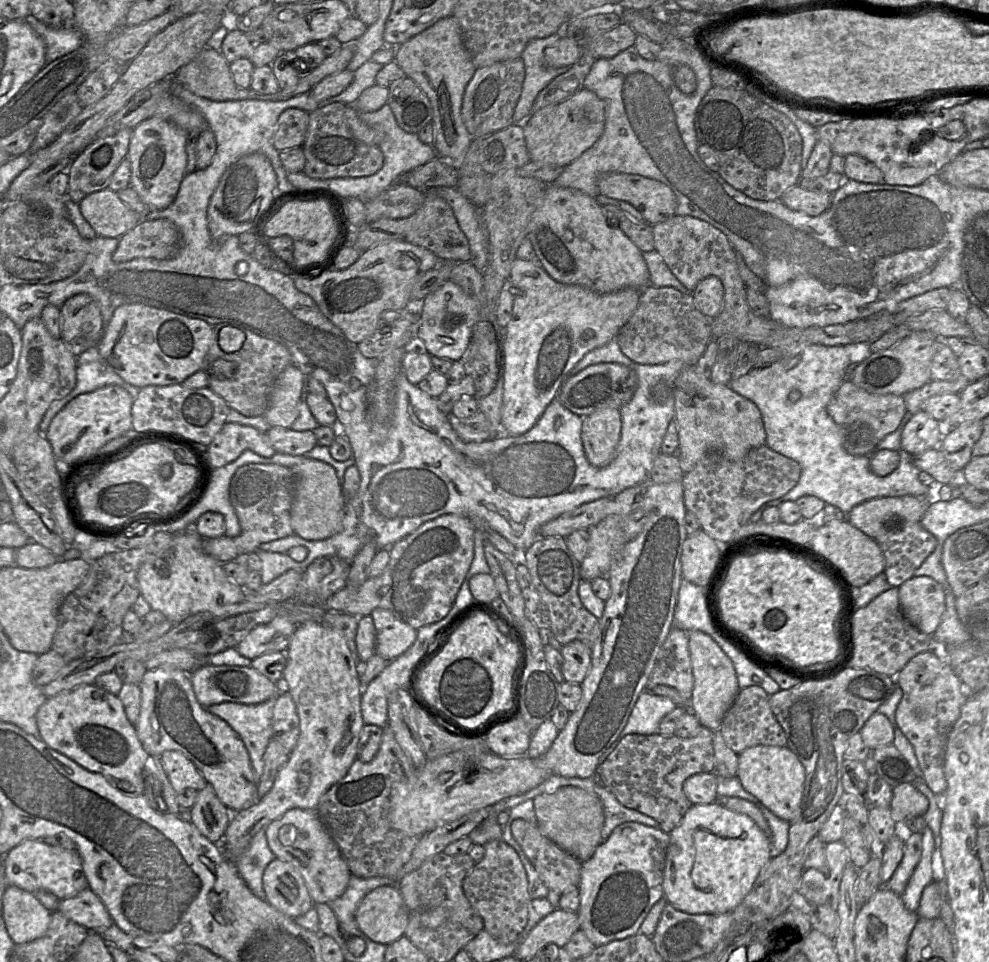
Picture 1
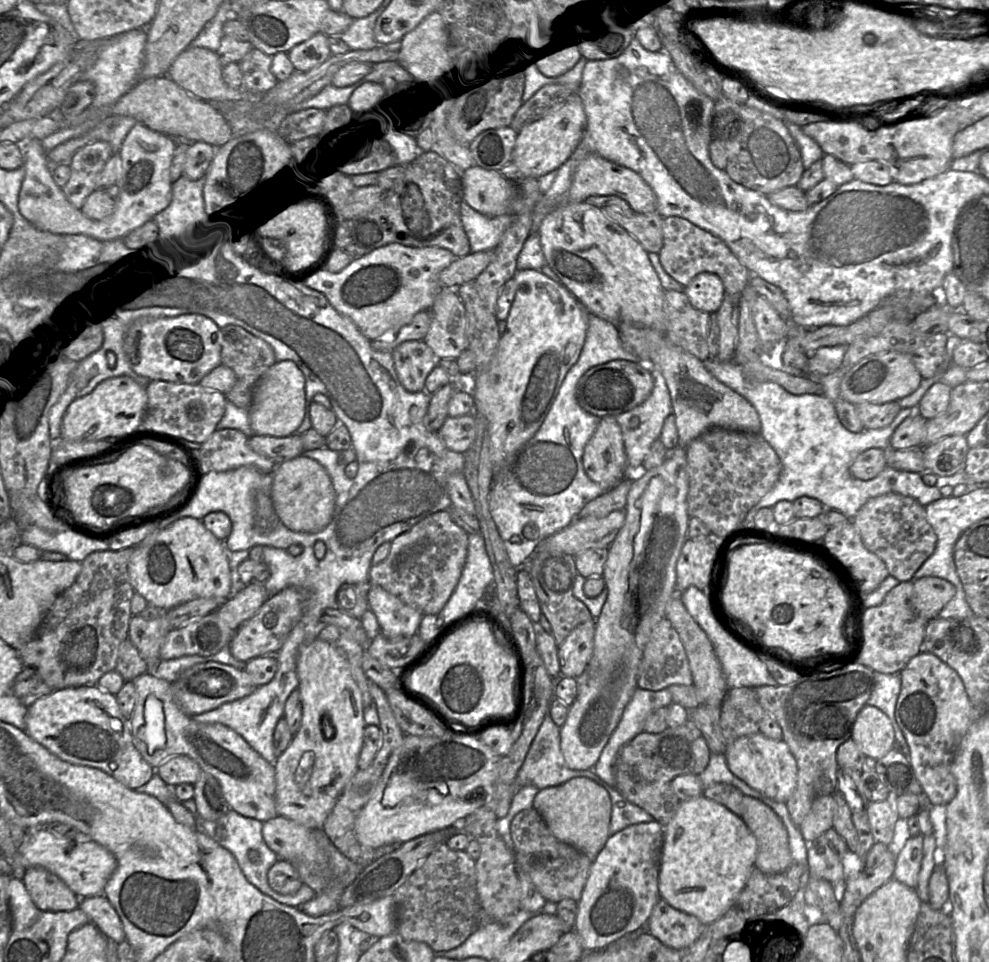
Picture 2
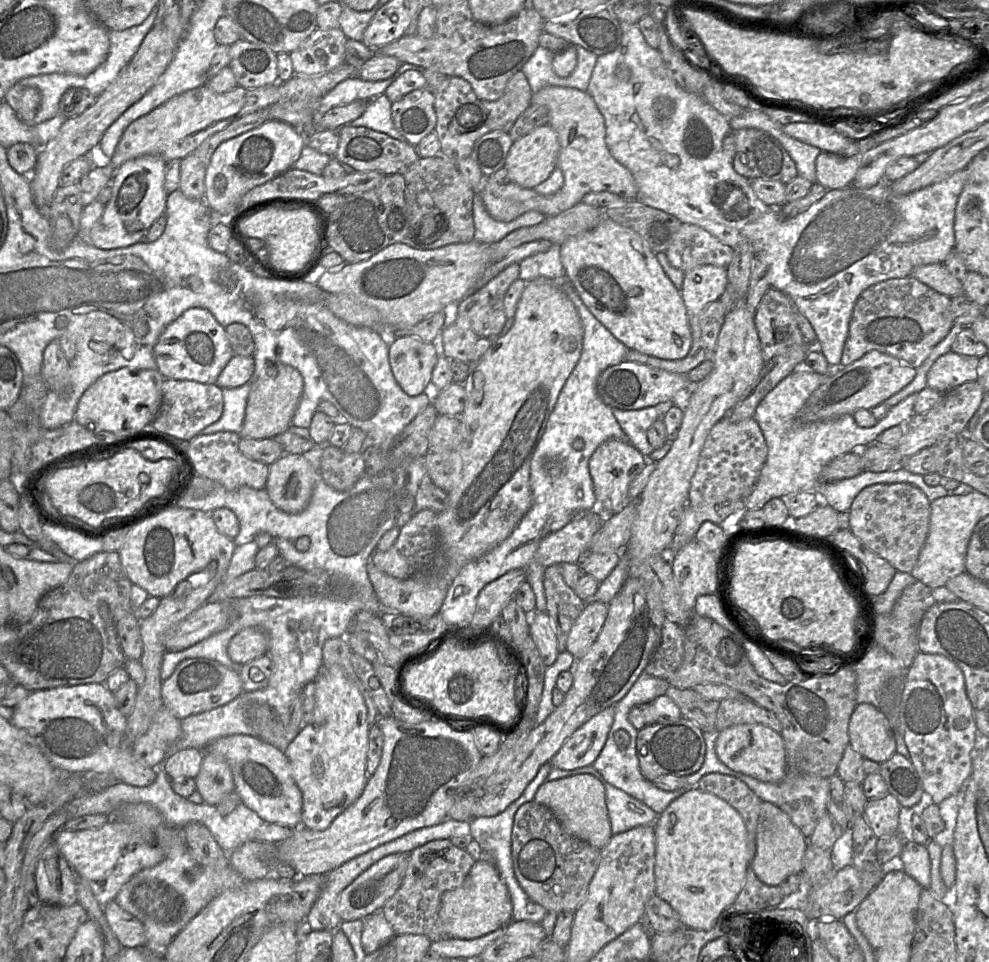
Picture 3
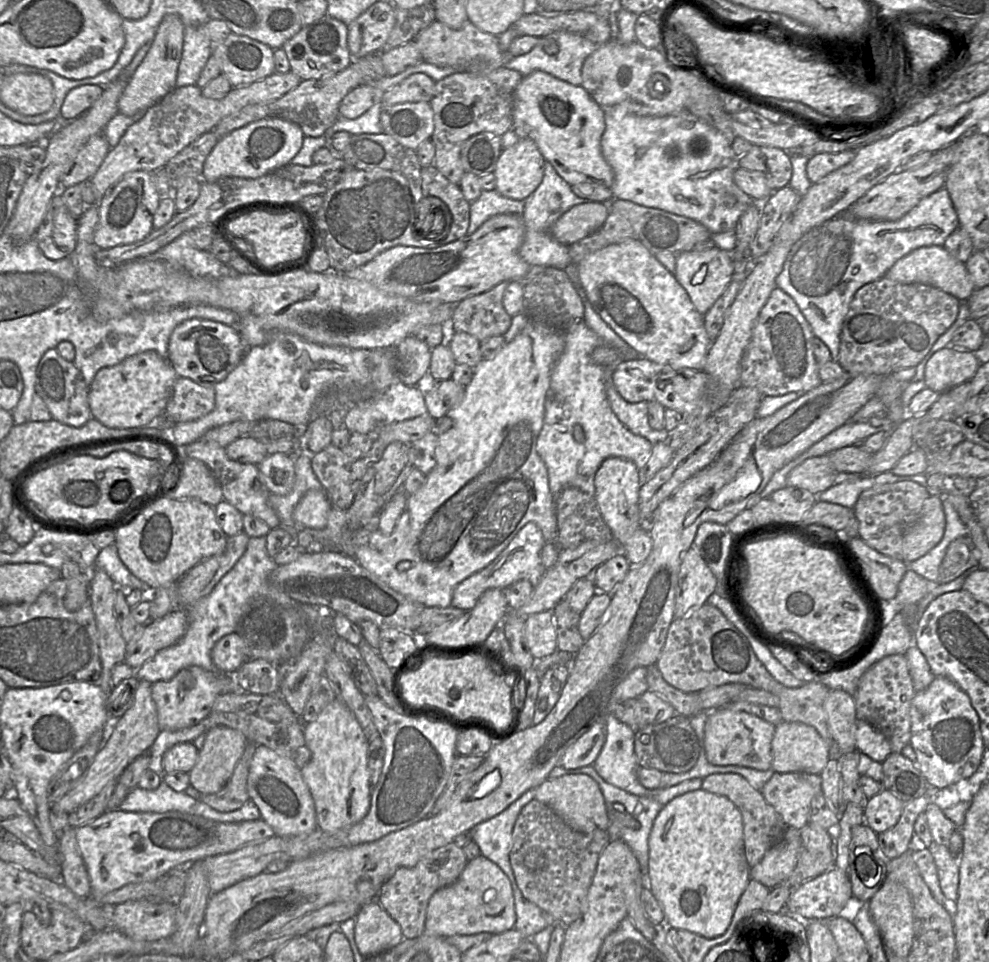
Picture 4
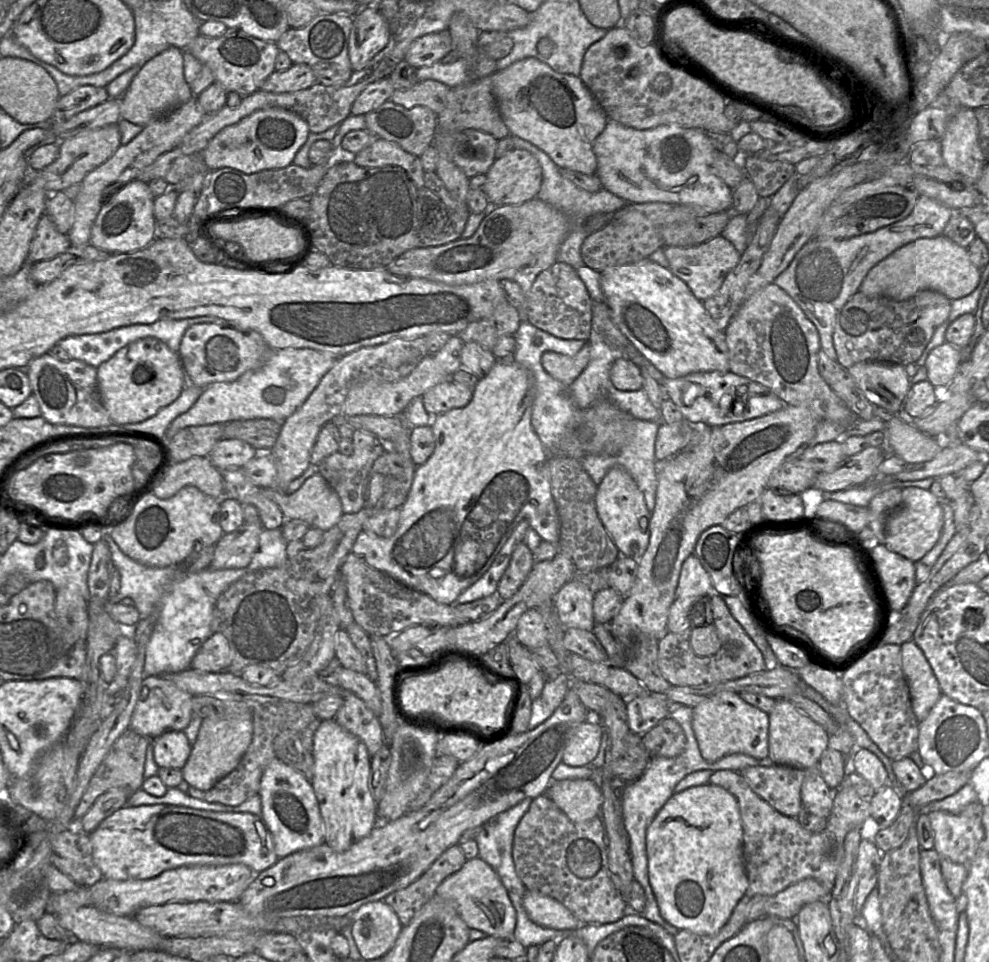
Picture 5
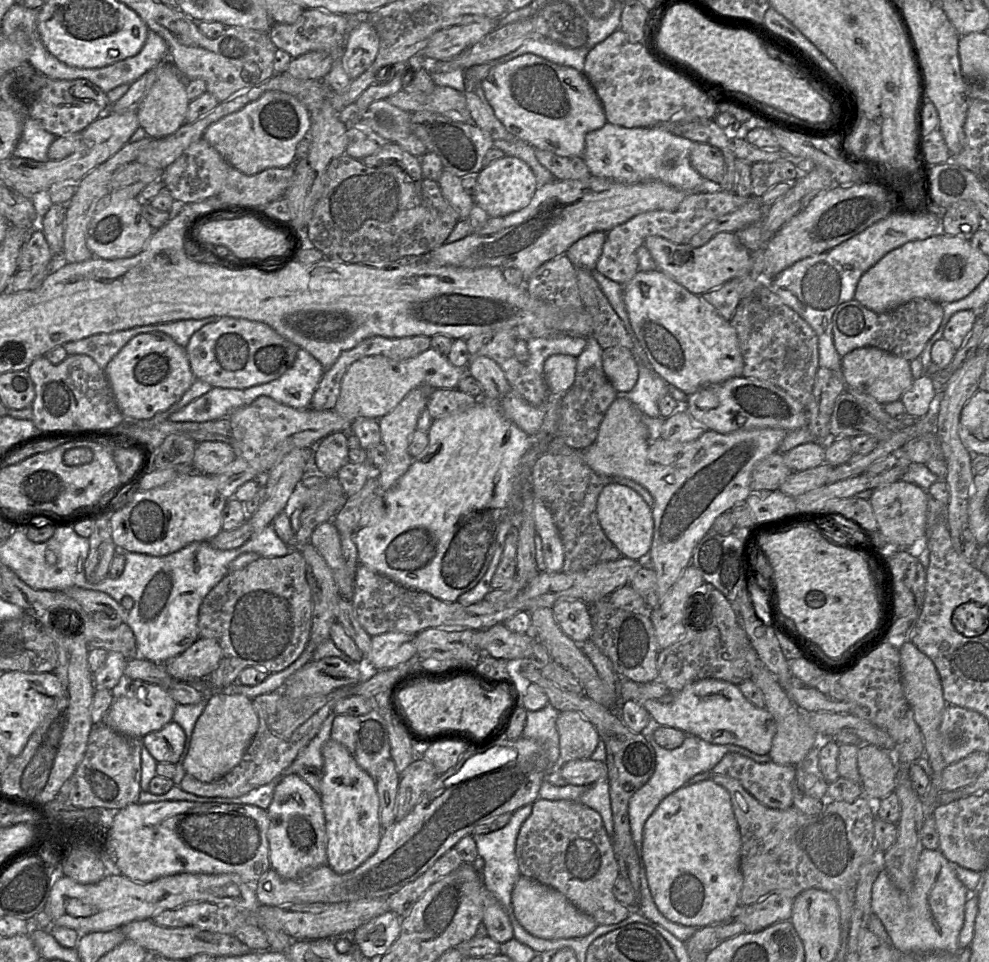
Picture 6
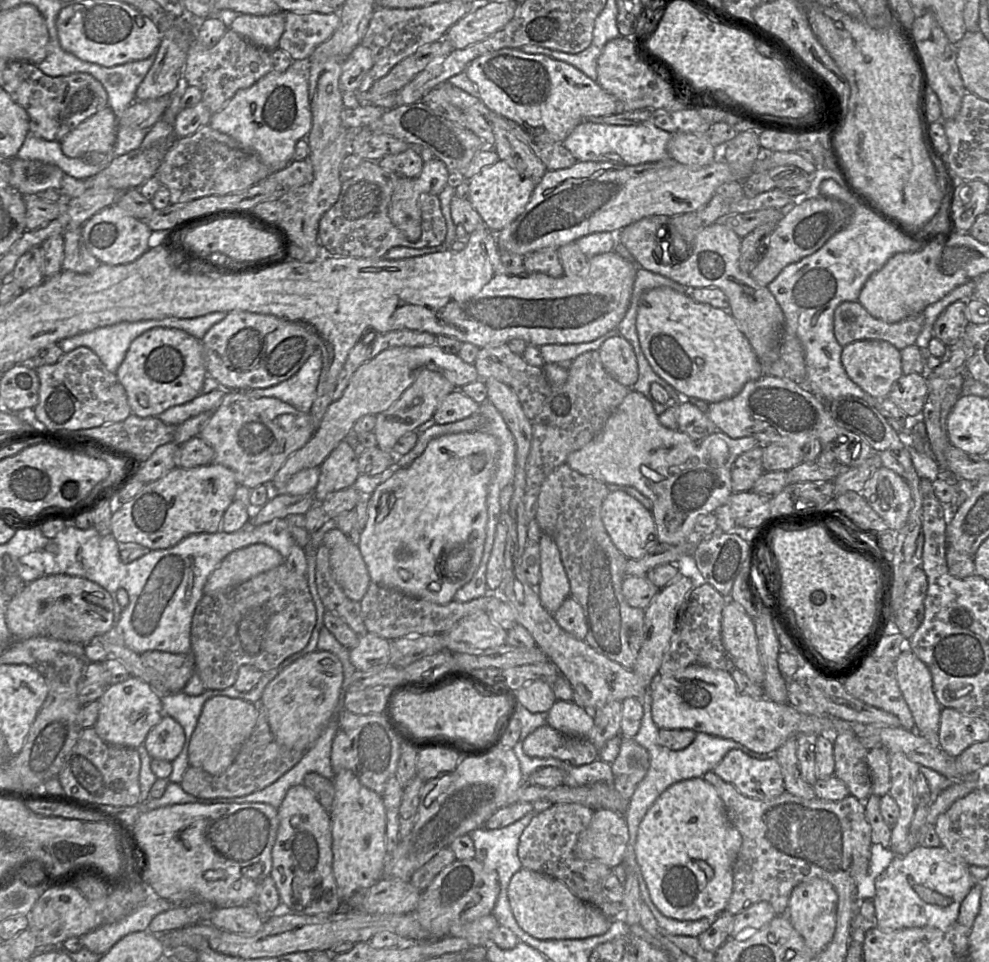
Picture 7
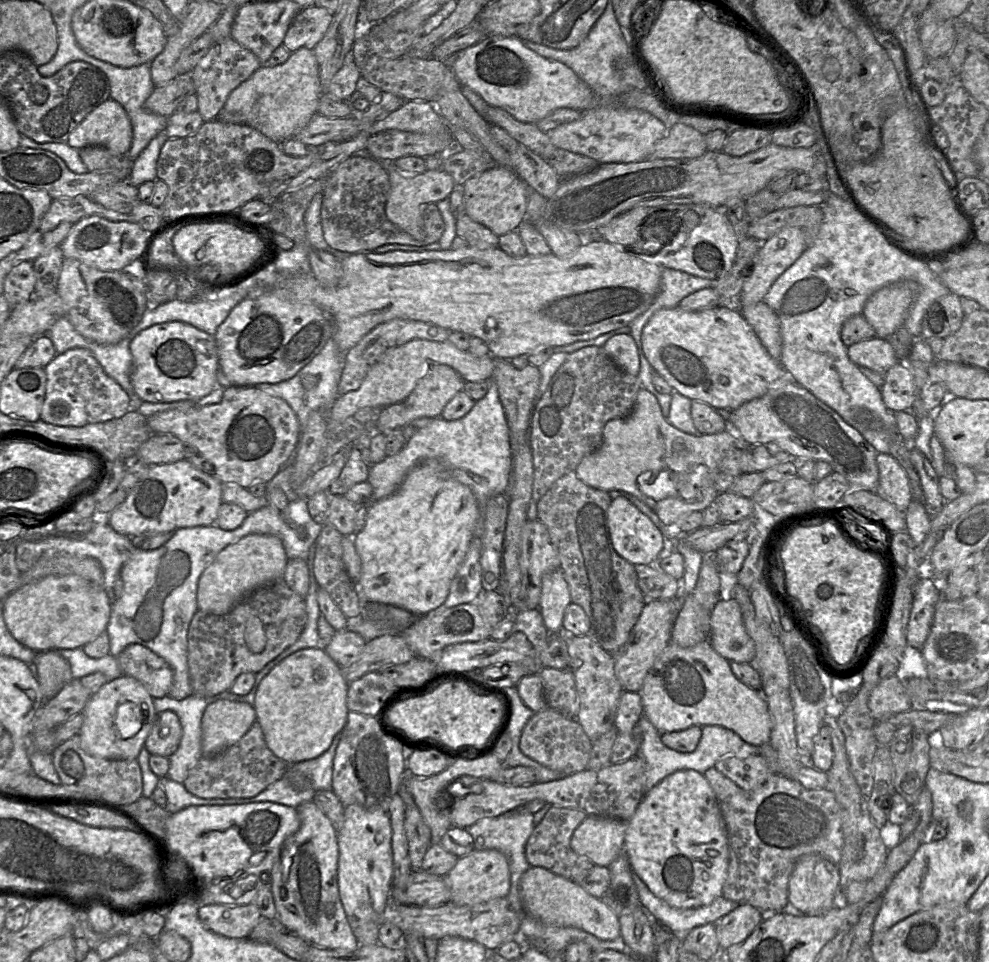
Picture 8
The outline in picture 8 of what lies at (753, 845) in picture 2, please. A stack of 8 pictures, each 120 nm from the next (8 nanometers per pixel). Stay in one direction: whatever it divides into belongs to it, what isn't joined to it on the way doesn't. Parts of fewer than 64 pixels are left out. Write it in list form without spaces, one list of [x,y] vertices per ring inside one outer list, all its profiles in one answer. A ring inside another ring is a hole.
[[[693,769],[678,770],[666,776],[653,788],[651,788],[642,798],[637,806],[632,818],[626,822],[626,832],[624,837],[624,851],[630,862],[630,866],[644,883],[649,887],[651,892],[663,900],[665,903],[676,908],[696,908],[709,905],[723,893],[723,886],[727,878],[729,865],[729,843],[728,833],[724,819],[721,814],[718,800],[710,784],[700,772]]]

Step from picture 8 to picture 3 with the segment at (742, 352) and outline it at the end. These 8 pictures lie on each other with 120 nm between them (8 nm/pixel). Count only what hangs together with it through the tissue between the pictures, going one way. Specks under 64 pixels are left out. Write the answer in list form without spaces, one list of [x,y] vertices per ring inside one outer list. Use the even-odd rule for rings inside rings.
[[[604,216],[593,229],[568,238],[560,245],[566,278],[591,313],[628,349],[665,360],[681,360],[692,347],[692,333],[681,292],[659,264],[643,238],[632,229]]]

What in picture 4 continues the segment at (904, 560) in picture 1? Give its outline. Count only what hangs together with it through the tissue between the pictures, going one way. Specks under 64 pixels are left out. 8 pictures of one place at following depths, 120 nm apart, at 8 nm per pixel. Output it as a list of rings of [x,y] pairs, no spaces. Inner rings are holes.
[[[912,481],[876,485],[863,491],[853,508],[858,520],[858,537],[878,552],[904,561],[904,533],[921,517],[924,502],[930,496],[924,486]]]

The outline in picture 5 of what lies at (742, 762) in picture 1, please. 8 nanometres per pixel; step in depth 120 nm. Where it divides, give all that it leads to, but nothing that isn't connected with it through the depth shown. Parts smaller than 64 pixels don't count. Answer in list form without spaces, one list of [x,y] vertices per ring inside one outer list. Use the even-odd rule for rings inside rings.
[[[722,691],[693,707],[692,728],[702,757],[708,762],[742,753],[764,759],[769,753],[769,714],[745,702],[738,693]]]

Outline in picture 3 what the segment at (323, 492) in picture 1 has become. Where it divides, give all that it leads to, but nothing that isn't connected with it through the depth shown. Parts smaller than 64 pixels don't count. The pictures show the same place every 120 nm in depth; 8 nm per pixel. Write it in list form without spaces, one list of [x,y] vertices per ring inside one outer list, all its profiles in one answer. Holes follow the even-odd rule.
[[[283,454],[269,465],[265,489],[280,510],[296,514],[309,504],[317,472],[302,454]]]

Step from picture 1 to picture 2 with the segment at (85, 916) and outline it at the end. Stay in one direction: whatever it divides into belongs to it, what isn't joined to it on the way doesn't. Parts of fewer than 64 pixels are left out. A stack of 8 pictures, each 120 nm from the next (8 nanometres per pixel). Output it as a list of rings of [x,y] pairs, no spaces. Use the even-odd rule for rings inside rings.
[[[98,895],[83,898],[80,900],[78,908],[84,911],[90,922],[93,923],[107,939],[115,941],[116,943],[121,943],[126,940],[121,919],[105,896]]]

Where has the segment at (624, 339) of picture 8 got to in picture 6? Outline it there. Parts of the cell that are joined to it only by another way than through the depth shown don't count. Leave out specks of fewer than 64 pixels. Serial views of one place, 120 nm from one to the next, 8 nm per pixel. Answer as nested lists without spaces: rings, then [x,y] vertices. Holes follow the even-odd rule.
[[[623,346],[603,349],[603,371],[618,393],[633,389],[638,381],[639,368],[632,351]]]

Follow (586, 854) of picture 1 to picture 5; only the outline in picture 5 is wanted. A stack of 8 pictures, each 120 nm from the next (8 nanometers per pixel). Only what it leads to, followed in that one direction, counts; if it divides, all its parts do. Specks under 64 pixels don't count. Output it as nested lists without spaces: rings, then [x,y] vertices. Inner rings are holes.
[[[564,779],[552,782],[546,794],[574,823],[600,814],[603,795],[591,779]]]

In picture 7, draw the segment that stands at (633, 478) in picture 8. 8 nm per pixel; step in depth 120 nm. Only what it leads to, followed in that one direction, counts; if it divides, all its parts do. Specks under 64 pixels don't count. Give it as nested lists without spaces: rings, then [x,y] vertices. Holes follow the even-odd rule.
[[[630,391],[622,403],[607,419],[601,432],[581,449],[571,453],[566,464],[580,474],[590,476],[605,484],[626,485],[636,488],[653,504],[653,520],[659,543],[677,545],[684,543],[694,533],[699,516],[713,513],[727,503],[733,494],[731,468],[743,453],[763,446],[753,437],[732,439],[717,431],[704,439],[694,440],[679,430],[664,427],[649,399],[642,393]]]

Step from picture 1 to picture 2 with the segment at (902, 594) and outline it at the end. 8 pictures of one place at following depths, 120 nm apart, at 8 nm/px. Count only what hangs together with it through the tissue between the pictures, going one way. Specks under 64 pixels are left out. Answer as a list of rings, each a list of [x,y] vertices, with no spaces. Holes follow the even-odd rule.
[[[922,577],[913,582],[912,606],[920,617],[929,622],[939,616],[955,593],[955,586],[943,578]]]

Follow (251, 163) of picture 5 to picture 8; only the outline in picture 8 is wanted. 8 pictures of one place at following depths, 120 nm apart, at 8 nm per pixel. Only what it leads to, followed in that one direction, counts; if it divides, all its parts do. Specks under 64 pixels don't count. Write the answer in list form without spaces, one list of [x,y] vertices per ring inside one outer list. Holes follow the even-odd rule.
[[[300,48],[290,54],[282,64],[276,66],[262,65],[246,81],[242,82],[228,96],[219,115],[219,119],[229,123],[239,123],[252,127],[272,141],[283,144],[292,139],[317,114],[322,86],[319,79],[319,66],[314,55],[314,49]]]

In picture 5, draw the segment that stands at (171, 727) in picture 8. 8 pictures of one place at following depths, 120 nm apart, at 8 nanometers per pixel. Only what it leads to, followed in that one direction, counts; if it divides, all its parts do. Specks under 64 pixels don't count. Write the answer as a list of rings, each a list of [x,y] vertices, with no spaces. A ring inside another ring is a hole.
[[[183,731],[166,732],[151,739],[151,742],[155,762],[160,768],[182,770],[192,751],[192,746]]]

